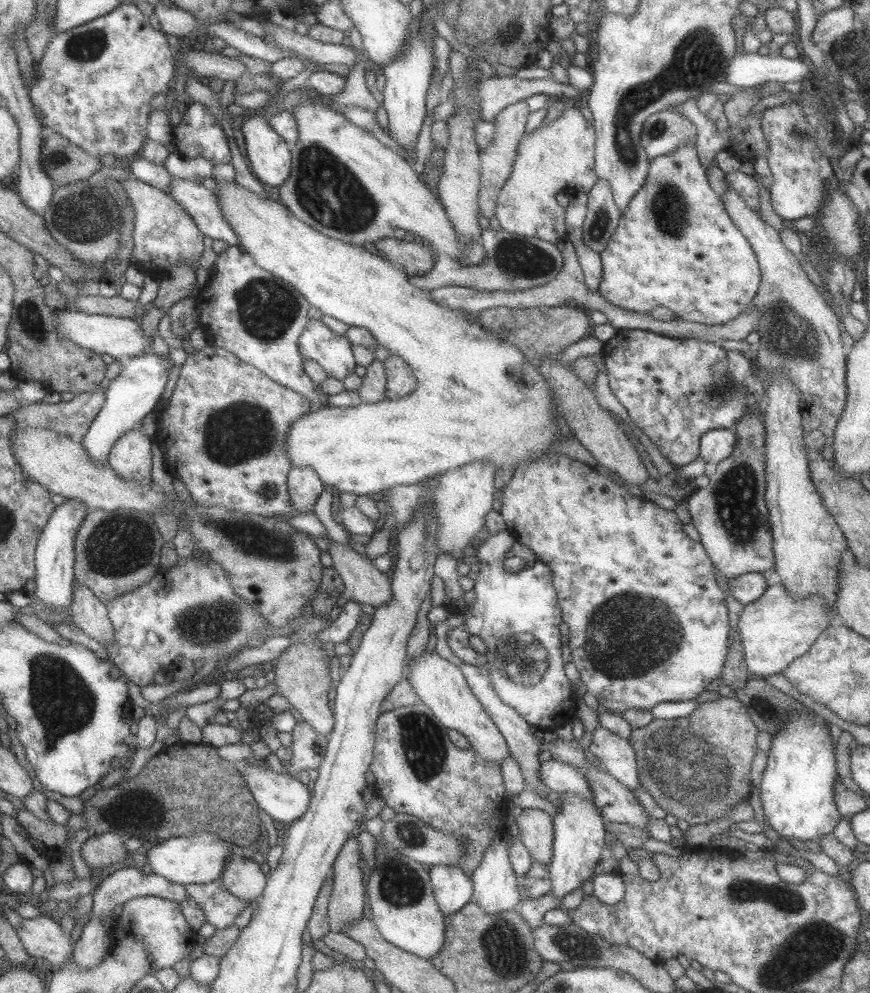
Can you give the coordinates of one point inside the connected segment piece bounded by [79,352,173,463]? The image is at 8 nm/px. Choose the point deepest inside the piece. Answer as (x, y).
(137, 388)

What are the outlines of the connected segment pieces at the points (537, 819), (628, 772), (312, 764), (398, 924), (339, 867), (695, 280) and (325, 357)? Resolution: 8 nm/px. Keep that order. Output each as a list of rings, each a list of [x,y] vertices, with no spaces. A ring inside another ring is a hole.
[[[525,808],[516,818],[516,826],[532,862],[548,866],[553,850],[552,818],[541,809]]]
[[[599,724],[591,737],[589,753],[597,757],[600,770],[611,774],[629,790],[641,788],[637,777],[636,757],[628,740],[621,739],[621,736],[605,730]]]
[[[302,721],[295,724],[290,733],[292,758],[290,764],[285,766],[287,774],[296,776],[300,770],[317,769],[326,750],[327,737],[316,734],[309,724]]]
[[[378,816],[365,820],[363,826],[375,838],[374,865],[365,888],[371,910],[369,920],[387,942],[429,961],[443,944],[445,922],[432,894],[428,869],[379,840],[384,822]]]
[[[349,837],[332,864],[332,891],[327,903],[327,916],[331,932],[343,933],[343,928],[363,916],[363,873],[360,867],[359,844]]]
[[[691,143],[679,145],[675,151],[650,159],[645,182],[641,185],[637,194],[633,196],[630,205],[620,214],[618,226],[609,238],[609,243],[605,246],[605,249],[599,253],[599,256],[603,275],[597,291],[603,295],[603,298],[607,302],[625,310],[646,313],[653,310],[656,306],[665,306],[665,308],[669,308],[669,310],[674,312],[677,319],[683,319],[693,323],[705,325],[725,324],[728,320],[747,311],[749,304],[751,304],[751,298],[755,296],[755,292],[759,289],[760,284],[760,269],[755,254],[749,242],[729,219],[729,216],[724,210],[722,200],[717,197],[717,193],[713,192],[713,189],[709,186],[707,177],[705,176],[705,169],[703,169],[699,159],[697,159],[696,147],[693,147]]]
[[[309,319],[298,339],[302,359],[313,360],[328,377],[343,380],[355,368],[351,345],[344,336],[334,334],[320,319]]]

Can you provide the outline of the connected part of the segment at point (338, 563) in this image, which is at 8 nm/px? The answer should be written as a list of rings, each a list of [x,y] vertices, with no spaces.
[[[326,539],[331,566],[342,578],[344,586],[335,604],[337,608],[342,607],[347,600],[370,604],[377,608],[393,598],[389,585],[390,577],[385,572],[377,570],[369,558],[361,557],[353,548]]]

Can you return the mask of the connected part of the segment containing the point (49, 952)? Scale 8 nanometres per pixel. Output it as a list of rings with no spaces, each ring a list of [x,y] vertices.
[[[49,917],[22,918],[13,928],[31,958],[45,958],[51,965],[62,966],[72,952],[70,934]]]

